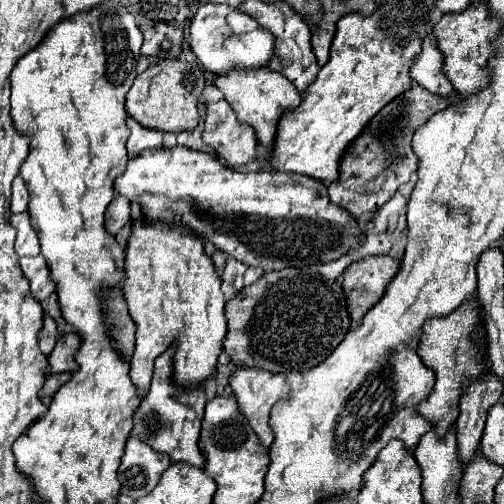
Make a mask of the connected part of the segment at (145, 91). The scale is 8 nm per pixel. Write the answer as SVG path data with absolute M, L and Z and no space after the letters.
M178 58L162 60L136 76L126 94L126 112L144 128L160 132L184 132L198 126L198 100L204 90L204 74L198 62Z

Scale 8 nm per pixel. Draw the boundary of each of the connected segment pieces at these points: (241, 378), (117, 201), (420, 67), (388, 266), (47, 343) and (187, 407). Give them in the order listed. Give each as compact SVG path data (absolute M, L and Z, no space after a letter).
M236 368L236 370L232 372L232 376L230 376L230 386L232 386L232 390L234 390L234 396L236 396L236 400L238 400L240 410L244 412L244 416L246 416L248 422L250 422L250 426L252 426L254 432L258 434L260 442L268 448L268 446L272 444L272 440L274 440L274 434L272 434L270 426L268 426L270 410L272 410L272 406L274 406L280 398L288 396L288 392L290 392L290 386L288 386L288 382L286 382L286 376L284 376L284 374L272 374L272 372L260 370L260 368Z
M116 196L108 208L106 208L106 214L104 214L106 222L104 222L104 228L116 236L128 222L130 222L130 202L124 200L124 196Z
M430 30L424 38L420 54L412 62L410 76L412 76L412 80L416 80L420 86L424 86L432 94L440 94L446 98L454 88L442 72L442 60L444 58L440 56L440 50L436 48L436 36Z
M366 256L344 270L346 282L342 282L342 288L348 296L352 326L360 324L362 316L384 296L396 272L400 272L400 262L390 256Z
M44 314L44 328L42 328L42 332L40 332L40 350L42 350L44 356L48 356L48 354L52 352L56 340L58 340L56 322L54 322L48 314Z
M174 348L166 350L154 364L150 392L134 414L132 436L138 436L156 452L168 454L172 462L188 462L196 468L204 468L202 466L204 458L198 450L200 422L204 414L204 404L206 404L204 388L178 388L172 382L172 354L174 354Z

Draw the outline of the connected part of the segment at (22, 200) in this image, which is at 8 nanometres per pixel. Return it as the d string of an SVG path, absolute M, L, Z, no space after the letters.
M16 176L12 182L12 212L18 214L18 212L26 212L26 210L28 210L28 190L26 190L22 178Z

